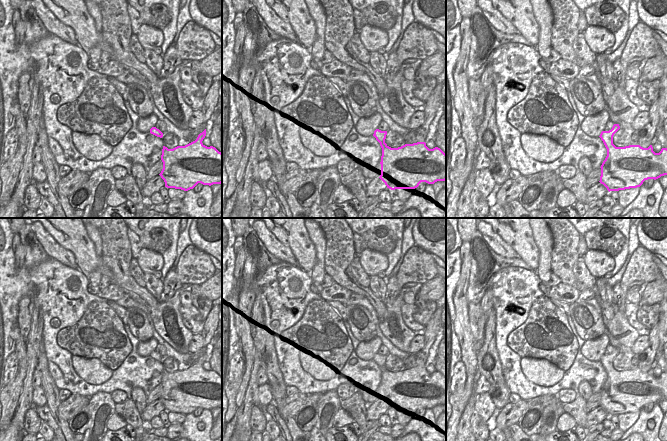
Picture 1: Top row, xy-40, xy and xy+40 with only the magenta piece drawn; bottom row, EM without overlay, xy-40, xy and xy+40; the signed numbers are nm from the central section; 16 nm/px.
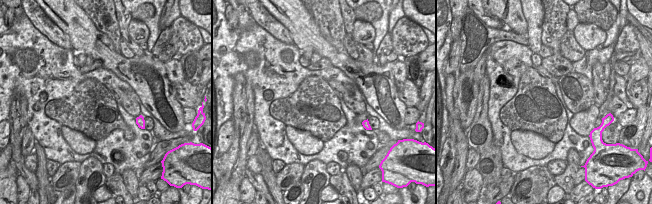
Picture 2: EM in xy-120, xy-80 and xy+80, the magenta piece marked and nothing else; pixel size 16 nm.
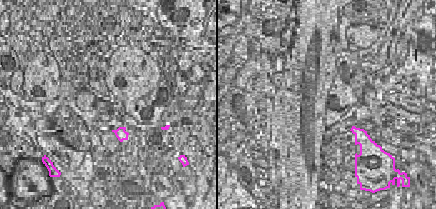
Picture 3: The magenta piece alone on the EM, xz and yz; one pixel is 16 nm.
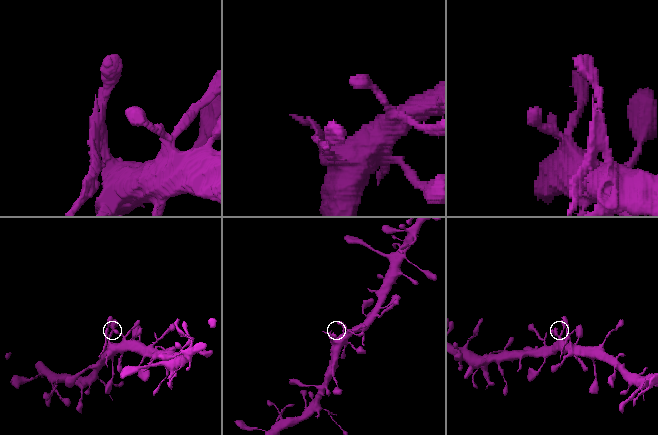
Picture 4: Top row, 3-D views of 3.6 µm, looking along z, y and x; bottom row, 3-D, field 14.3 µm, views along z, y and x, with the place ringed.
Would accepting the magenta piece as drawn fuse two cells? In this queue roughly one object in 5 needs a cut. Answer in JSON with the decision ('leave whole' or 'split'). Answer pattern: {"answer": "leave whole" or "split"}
{"answer": "leave whole"}

